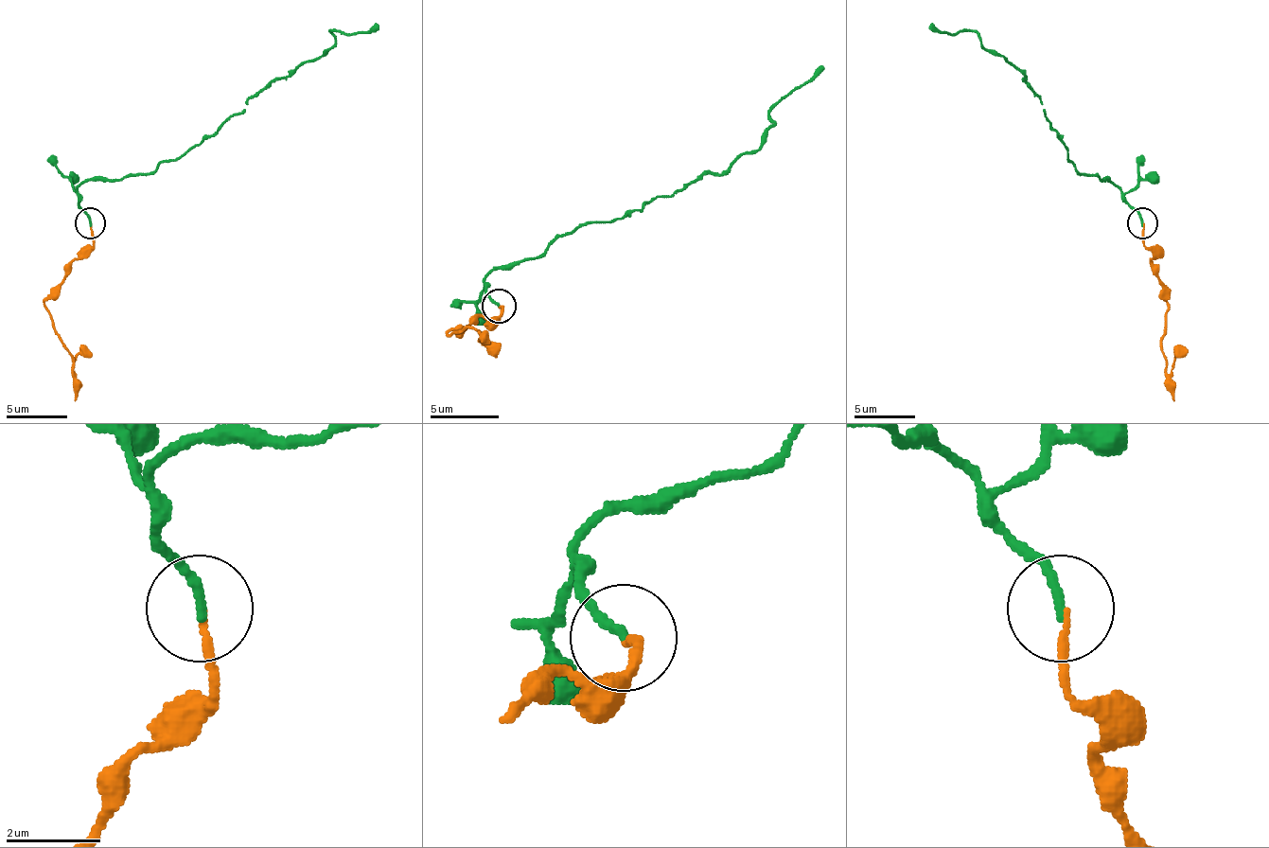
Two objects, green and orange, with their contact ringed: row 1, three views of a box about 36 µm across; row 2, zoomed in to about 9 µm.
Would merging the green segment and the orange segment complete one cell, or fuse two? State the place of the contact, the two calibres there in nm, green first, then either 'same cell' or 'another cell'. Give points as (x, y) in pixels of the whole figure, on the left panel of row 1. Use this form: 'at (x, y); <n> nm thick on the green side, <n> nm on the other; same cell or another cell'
at (90, 223); 200 nm thick on the green side, 150 nm on the other; same cell

